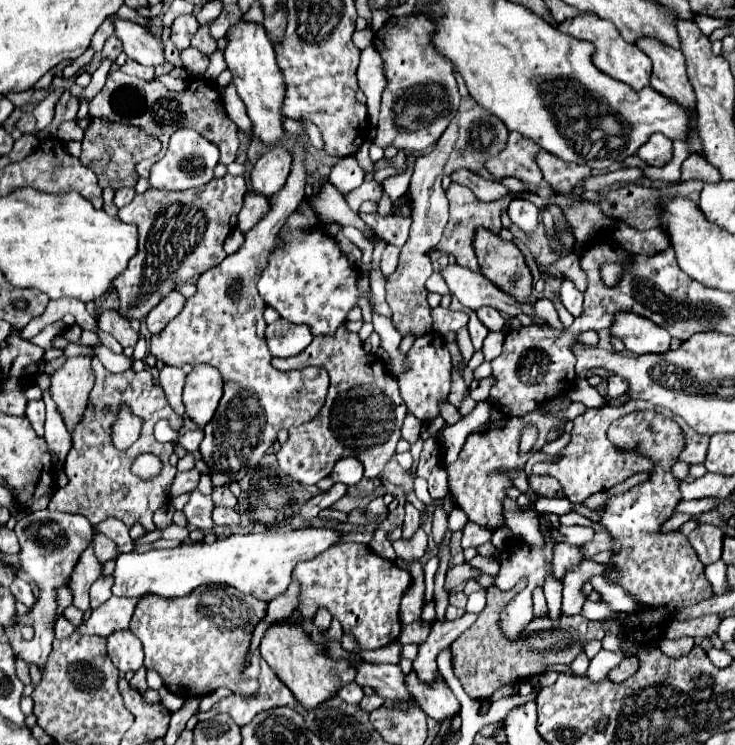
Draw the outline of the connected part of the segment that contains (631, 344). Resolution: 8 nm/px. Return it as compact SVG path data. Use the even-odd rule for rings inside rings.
M616 311L610 335L620 339L624 347L636 355L662 353L670 349L668 331L664 327L656 327L656 323L642 315L632 315L632 311Z

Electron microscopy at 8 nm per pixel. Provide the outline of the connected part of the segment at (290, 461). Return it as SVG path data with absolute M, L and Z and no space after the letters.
M346 323L340 325L340 331L336 331L336 335L314 337L312 343L300 355L296 355L292 359L276 359L276 357L272 359L272 365L280 371L292 371L292 369L304 369L308 365L320 365L320 367L326 367L326 371L330 375L328 397L326 397L322 411L310 423L292 427L288 431L288 441L276 453L280 469L292 481L296 481L300 485L316 485L322 477L330 475L332 467L342 457L358 457L364 465L364 477L378 477L382 473L382 469L386 467L386 463L392 459L392 455L396 451L396 443L400 441L400 427L402 427L402 421L408 411L400 397L396 379L392 379L392 375L388 375L384 369L372 367L372 365L376 365L376 361L360 361L360 359L374 359L374 357L364 353L362 341L358 339L356 333L350 333L346 329Z

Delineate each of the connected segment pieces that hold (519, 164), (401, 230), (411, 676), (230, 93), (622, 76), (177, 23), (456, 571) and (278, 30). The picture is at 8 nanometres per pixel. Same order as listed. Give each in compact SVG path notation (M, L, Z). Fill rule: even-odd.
M510 133L506 147L492 155L484 163L484 167L494 175L494 177L516 177L522 183L536 187L542 181L542 171L536 163L536 155L540 153L540 147L532 143L530 139Z
M360 213L360 219L374 229L380 239L396 239L396 247L402 247L408 239L410 219L402 219L398 215L380 215L380 213Z
M410 671L406 675L406 683L410 689L410 695L416 699L420 709L432 717L434 721L442 721L446 717L454 717L460 711L460 703L454 697L452 689L448 687L446 679L438 673L434 683L420 683L416 679L416 671Z
M230 83L224 87L224 95L222 95L222 101L224 101L224 107L226 107L226 113L228 117L236 123L236 127L244 133L250 135L250 129L252 129L252 123L244 111L244 103L242 99L236 95L236 87Z
M586 11L586 13L578 13L576 19L566 19L564 23L558 25L558 29L562 33L568 33L568 35L576 37L576 39L588 39L596 47L596 51L592 55L592 63L602 73L630 85L632 89L642 89L642 87L650 85L650 71L652 71L650 57L644 51L640 51L636 45L624 41L620 37L620 33L616 31L616 27L608 19L600 19L600 17Z
M194 13L180 15L172 23L172 35L170 35L170 39L182 51L182 49L190 47L190 39L196 33L196 29L198 29L198 21L196 21Z
M470 563L456 565L456 567L448 569L448 573L446 573L446 589L450 591L452 587L456 587L456 585L460 585L460 583L466 583L466 581L470 581L470 579L478 579L480 575L482 575L482 571L476 569L476 567L472 567Z
M278 9L278 13L270 19L264 19L264 27L268 29L268 35L270 39L274 41L280 41L282 35L284 35L284 27L286 27L286 13L282 9Z

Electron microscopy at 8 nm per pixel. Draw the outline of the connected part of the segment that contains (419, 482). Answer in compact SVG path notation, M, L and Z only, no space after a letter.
M420 477L414 479L414 493L416 493L416 497L418 497L424 505L434 505L434 503L436 503L436 501L428 495L426 483L424 483L424 479L420 479Z

